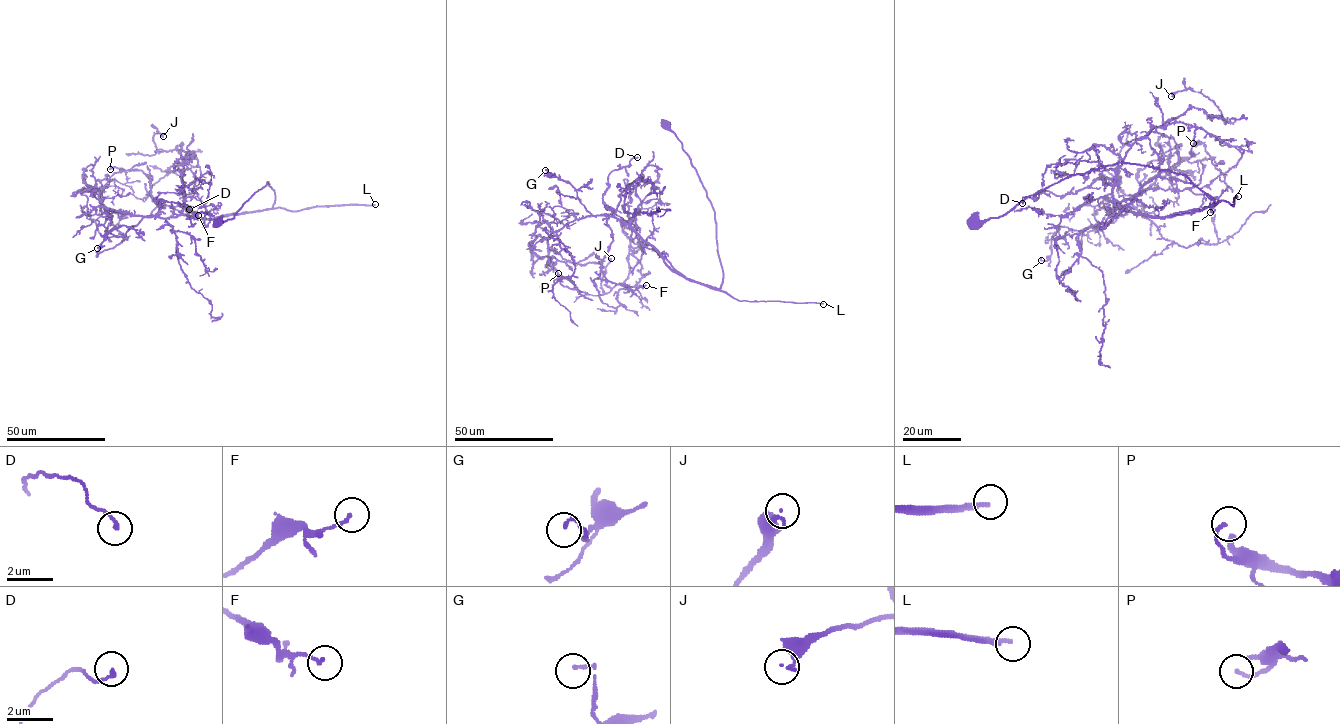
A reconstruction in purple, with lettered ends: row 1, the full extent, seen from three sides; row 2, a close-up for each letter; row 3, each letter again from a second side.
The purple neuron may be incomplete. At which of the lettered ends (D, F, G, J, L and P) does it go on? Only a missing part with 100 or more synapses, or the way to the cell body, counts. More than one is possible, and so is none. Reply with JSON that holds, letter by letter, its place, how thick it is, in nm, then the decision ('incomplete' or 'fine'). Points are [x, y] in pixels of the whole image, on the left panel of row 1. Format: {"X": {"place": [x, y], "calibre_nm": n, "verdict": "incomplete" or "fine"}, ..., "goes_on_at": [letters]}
{"D": {"place": [189, 209], "calibre_nm": 150, "verdict": "fine"}, "F": {"place": [198, 215], "calibre_nm": 120, "verdict": "fine"}, "G": {"place": [97, 248], "calibre_nm": 150, "verdict": "fine"}, "J": {"place": [163, 136], "calibre_nm": 140, "verdict": "fine"}, "L": {"place": [375, 204], "calibre_nm": 190, "verdict": "incomplete"}, "P": {"place": [110, 169], "calibre_nm": 130, "verdict": "fine"}, "goes_on_at": ["L"]}

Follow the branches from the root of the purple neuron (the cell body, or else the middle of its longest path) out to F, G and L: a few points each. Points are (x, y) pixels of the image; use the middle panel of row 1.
F: (664, 124), (714, 212), (723, 282), (690, 281), (607, 217), (613, 240), (603, 275), (630, 289), (646, 285)
G: (664, 124), (681, 143), (714, 212), (719, 289), (686, 278), (624, 223), (592, 215), (569, 182), (545, 170)
L: (664, 124), (681, 143), (714, 212), (723, 272), (719, 289), (740, 301), (823, 304)

